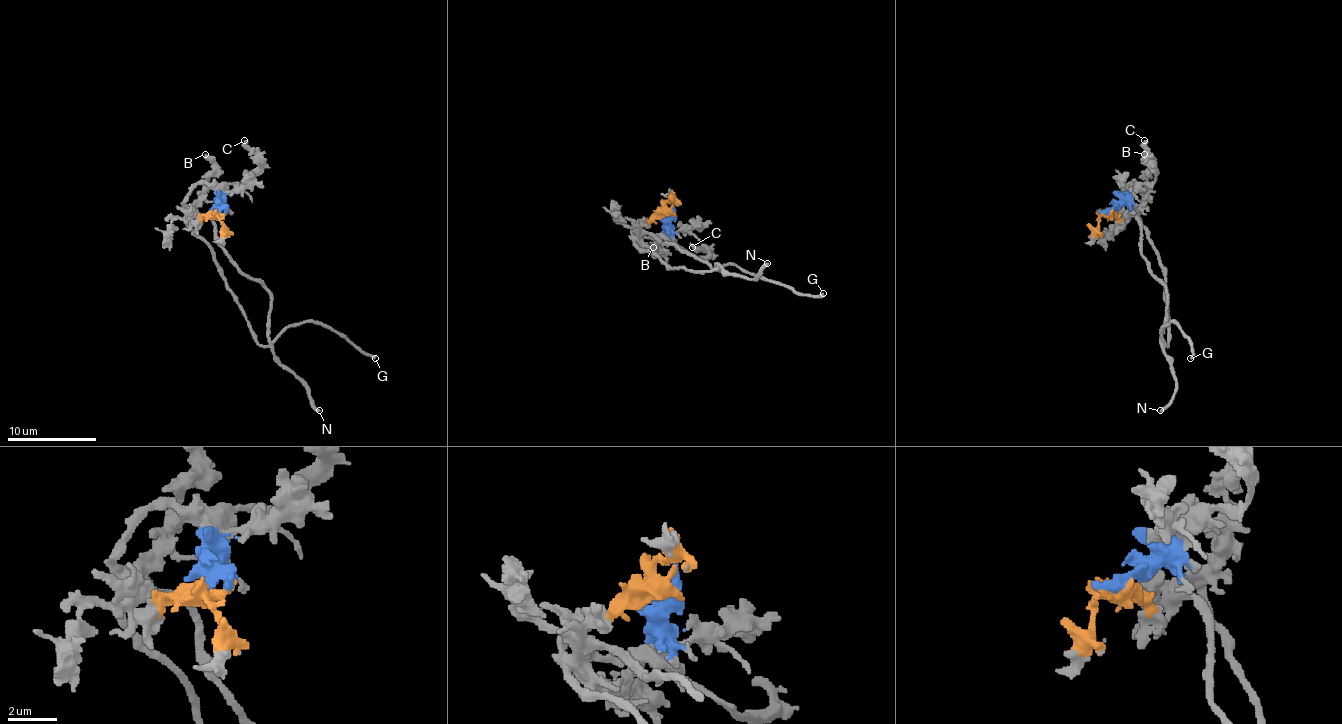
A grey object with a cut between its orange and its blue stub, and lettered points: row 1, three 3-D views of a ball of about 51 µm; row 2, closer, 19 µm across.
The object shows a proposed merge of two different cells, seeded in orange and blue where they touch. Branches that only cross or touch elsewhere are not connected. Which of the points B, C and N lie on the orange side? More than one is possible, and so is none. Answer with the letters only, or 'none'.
B, N

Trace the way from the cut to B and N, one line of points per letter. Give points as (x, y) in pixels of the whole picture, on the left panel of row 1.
B: (223, 214), (194, 218), (194, 205), (201, 198), (212, 169), (212, 160), (205, 153)
N: (223, 214), (194, 218), (212, 220), (216, 243), (270, 297), (270, 350), (319, 411)

